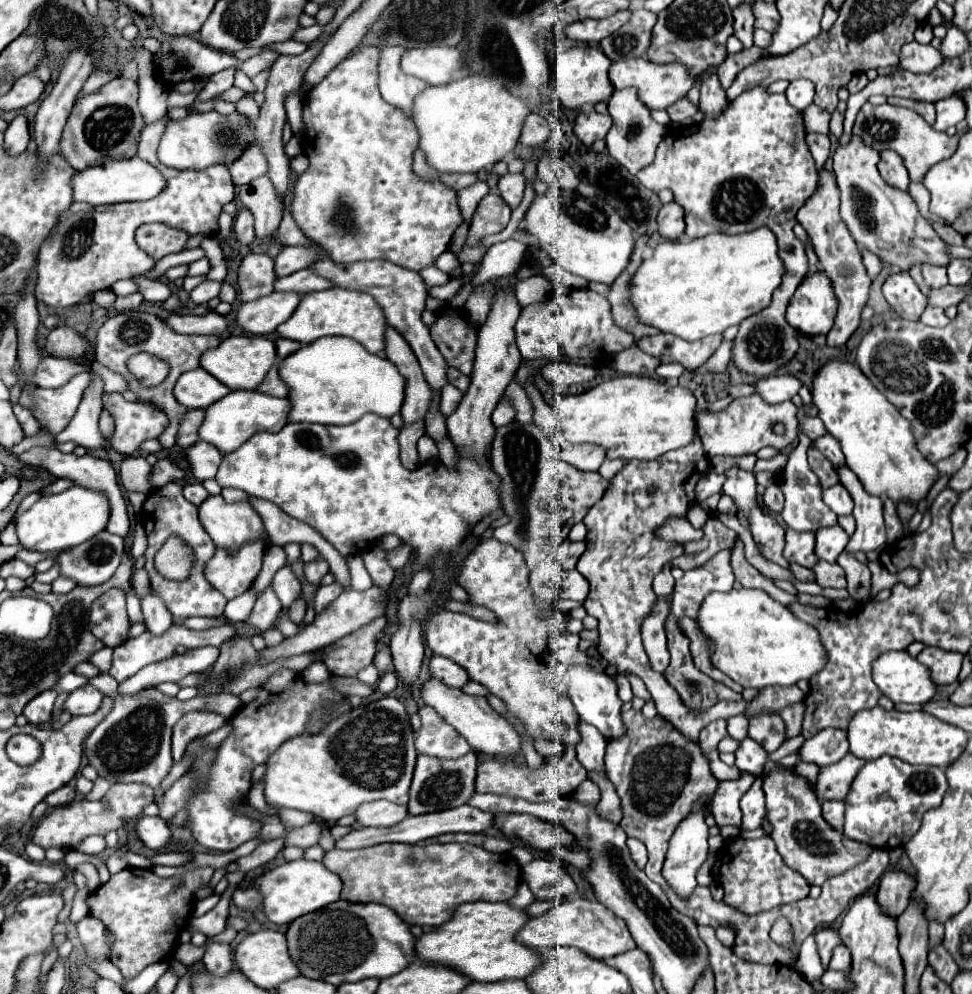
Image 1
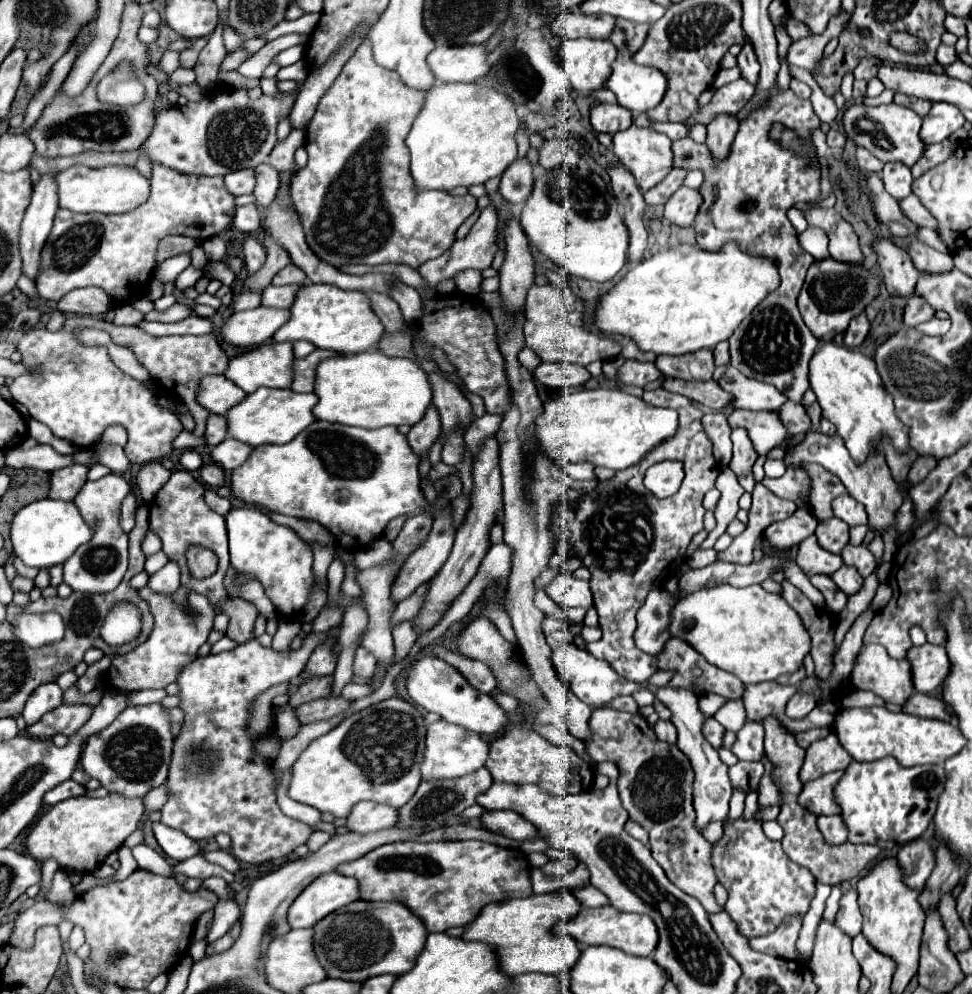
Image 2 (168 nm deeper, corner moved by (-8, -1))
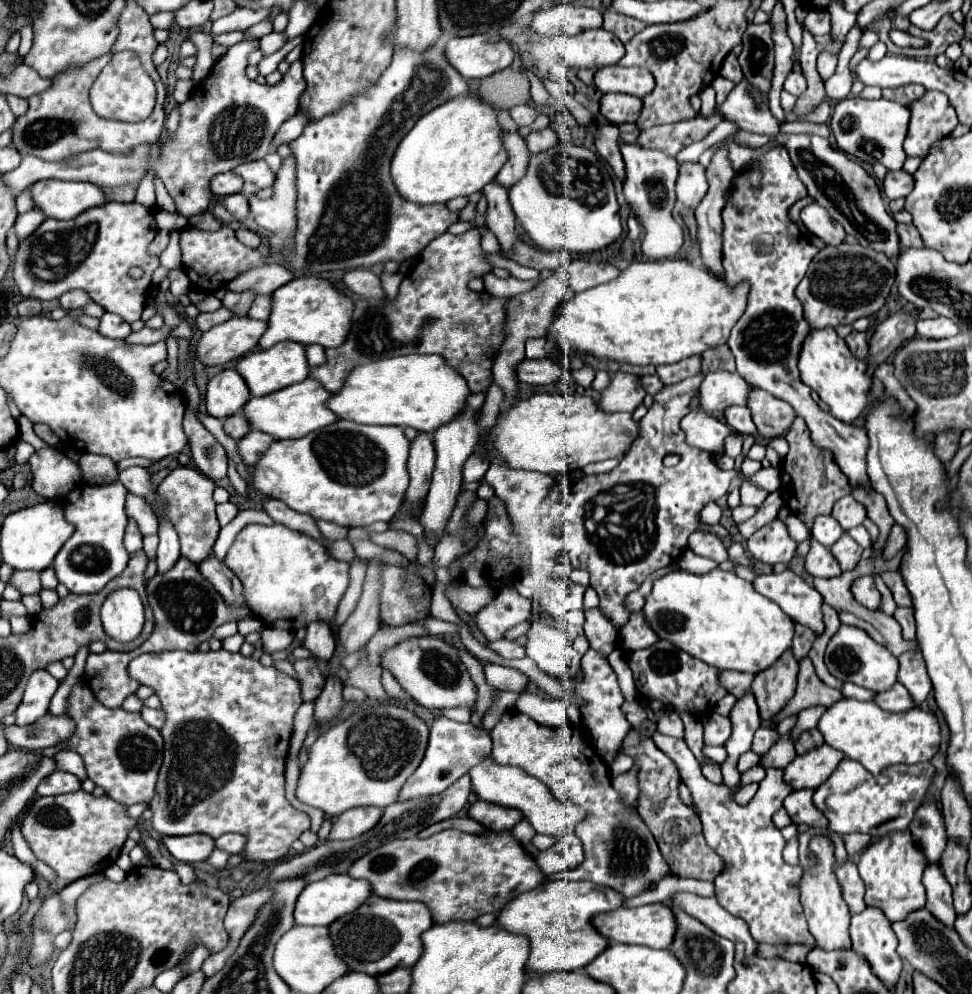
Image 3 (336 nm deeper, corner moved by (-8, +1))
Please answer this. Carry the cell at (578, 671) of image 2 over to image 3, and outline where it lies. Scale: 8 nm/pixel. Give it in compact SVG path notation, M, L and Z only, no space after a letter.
M533 622L527 636L529 636L525 644L527 656L535 660L545 674L561 680L583 678L581 654L569 642L565 642L563 630L545 626L541 622Z

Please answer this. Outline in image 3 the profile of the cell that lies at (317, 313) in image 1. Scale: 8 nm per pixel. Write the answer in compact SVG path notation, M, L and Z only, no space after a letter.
M317 276L295 278L287 286L273 292L273 310L269 316L269 328L261 338L261 348L267 350L283 340L293 340L299 344L321 344L323 348L337 348L347 340L351 330L351 310L355 302L347 298L341 290Z

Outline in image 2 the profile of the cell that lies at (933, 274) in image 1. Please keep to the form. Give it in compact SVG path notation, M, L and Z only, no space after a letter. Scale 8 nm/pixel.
M917 238L909 242L907 246L909 256L915 262L915 268L919 272L949 272L949 268L953 266L953 256L939 252L923 242L919 242Z

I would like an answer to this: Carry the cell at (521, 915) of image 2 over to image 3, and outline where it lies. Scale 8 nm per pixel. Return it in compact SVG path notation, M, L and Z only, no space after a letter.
M545 882L543 886L523 892L519 898L503 906L503 910L497 914L497 926L511 934L529 938L531 954L525 964L527 972L573 972L585 968L607 946L607 940L591 926L591 918L599 912L619 908L621 902L621 894L603 886L595 886L593 882Z

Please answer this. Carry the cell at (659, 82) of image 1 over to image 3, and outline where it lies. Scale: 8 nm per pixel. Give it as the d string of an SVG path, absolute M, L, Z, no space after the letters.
M615 64L615 66L603 66L595 72L595 88L603 94L619 92L619 94L631 94L643 100L655 88L655 78L649 70L623 68Z

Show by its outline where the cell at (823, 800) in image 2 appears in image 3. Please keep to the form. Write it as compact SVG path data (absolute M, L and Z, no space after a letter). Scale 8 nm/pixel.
M795 790L791 792L783 806L787 808L789 816L797 824L807 824L811 828L823 828L827 826L827 818L823 818L821 810L815 810L815 804L811 802L815 790Z

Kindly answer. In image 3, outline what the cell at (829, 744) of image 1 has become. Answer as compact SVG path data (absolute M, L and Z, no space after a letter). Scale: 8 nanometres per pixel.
M823 744L819 750L811 750L811 754L795 756L795 760L785 766L785 778L795 790L817 788L835 772L835 766L839 766L843 758L839 750Z

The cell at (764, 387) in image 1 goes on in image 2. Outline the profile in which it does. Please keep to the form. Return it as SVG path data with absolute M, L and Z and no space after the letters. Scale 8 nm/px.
M727 366L717 384L731 394L731 408L777 410L783 402L787 402L787 398L777 388L771 388L771 384L759 380L751 380L733 366Z

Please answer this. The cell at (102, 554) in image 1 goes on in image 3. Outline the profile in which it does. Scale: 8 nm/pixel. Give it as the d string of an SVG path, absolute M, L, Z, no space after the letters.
M115 480L109 484L81 484L63 502L65 518L75 524L75 534L65 542L57 554L53 568L61 584L75 594L101 592L109 580L119 576L129 562L129 552L123 546L127 526L125 514L127 488Z

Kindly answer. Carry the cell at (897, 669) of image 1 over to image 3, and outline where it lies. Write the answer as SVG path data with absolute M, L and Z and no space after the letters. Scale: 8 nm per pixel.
M841 624L837 634L829 640L825 650L825 664L835 678L853 682L873 692L887 692L897 682L899 674L899 662L889 650L883 650L883 646L879 646L867 632L847 624Z

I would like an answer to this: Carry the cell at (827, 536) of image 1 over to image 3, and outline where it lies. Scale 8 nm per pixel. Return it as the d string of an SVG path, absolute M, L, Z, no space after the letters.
M819 516L815 518L815 524L811 528L811 534L817 542L821 542L823 546L831 548L841 536L843 536L843 528L839 526L839 522L835 522L835 518L831 516Z

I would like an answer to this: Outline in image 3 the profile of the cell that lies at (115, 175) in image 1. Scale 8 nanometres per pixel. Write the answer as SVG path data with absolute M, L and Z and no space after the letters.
M39 180L31 186L35 206L43 210L47 218L69 220L87 208L107 204L103 188L91 182L63 182L63 180Z

